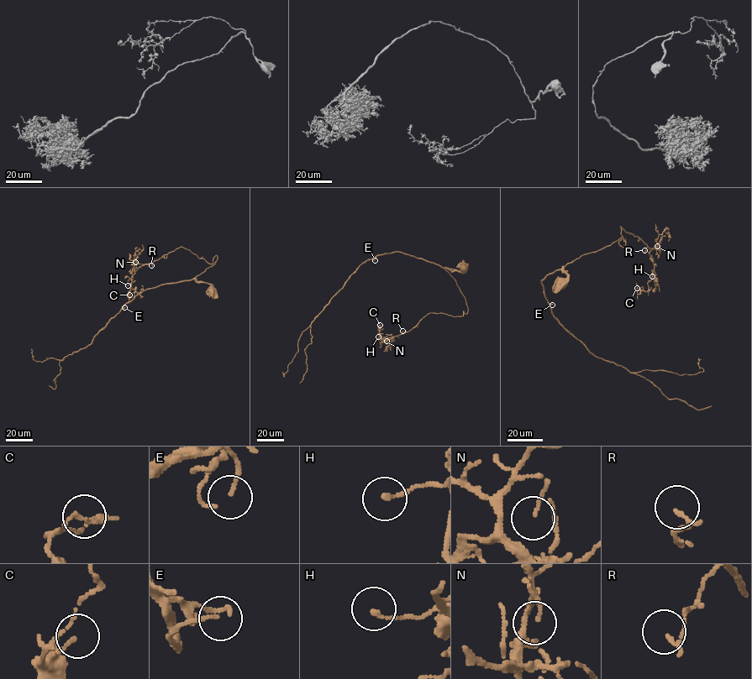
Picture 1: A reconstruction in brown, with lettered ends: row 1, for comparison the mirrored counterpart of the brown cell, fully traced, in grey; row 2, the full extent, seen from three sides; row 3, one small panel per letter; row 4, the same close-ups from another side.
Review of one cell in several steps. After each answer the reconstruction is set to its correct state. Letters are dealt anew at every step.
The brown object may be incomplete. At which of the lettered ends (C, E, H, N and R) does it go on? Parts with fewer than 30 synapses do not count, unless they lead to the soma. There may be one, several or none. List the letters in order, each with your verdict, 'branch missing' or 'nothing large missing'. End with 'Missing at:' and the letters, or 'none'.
C: nothing large missing
E: nothing large missing
H: nothing large missing
N: nothing large missing
R: nothing large missing
Missing at: none

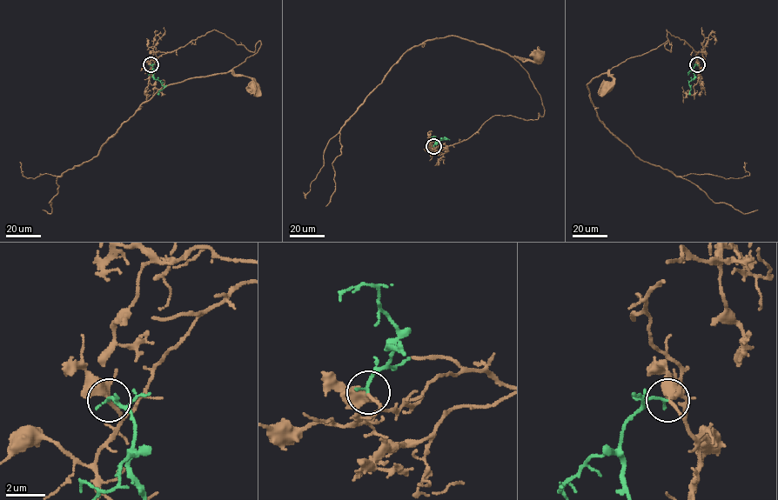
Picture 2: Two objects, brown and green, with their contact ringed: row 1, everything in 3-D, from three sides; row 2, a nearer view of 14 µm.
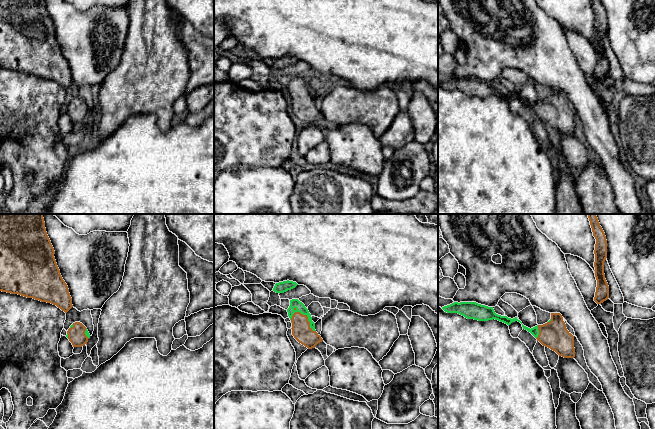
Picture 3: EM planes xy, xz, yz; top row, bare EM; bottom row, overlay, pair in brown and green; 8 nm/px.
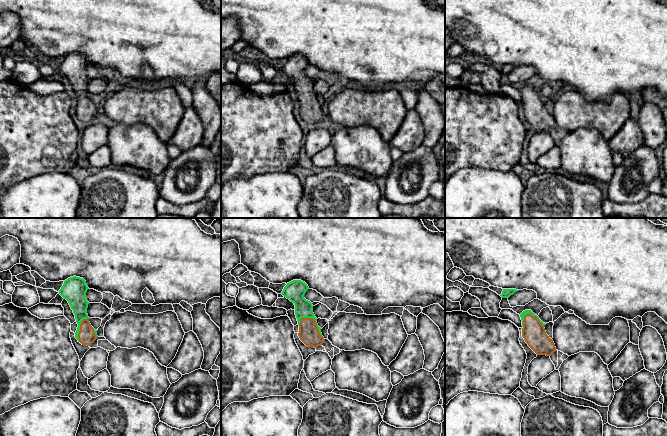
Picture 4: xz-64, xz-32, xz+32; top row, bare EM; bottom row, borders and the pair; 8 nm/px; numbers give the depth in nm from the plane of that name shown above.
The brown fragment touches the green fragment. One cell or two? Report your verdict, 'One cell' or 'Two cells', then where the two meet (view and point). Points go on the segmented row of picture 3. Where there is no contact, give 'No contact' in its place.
One cell. Touches brown at xz (307, 317)

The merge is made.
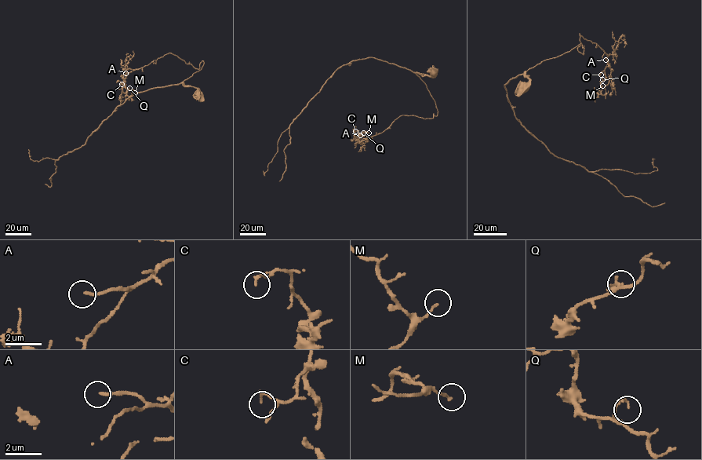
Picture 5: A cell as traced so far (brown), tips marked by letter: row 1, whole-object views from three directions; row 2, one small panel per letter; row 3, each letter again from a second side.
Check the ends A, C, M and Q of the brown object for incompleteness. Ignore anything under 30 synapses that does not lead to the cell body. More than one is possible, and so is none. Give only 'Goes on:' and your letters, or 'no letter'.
Goes on: A

